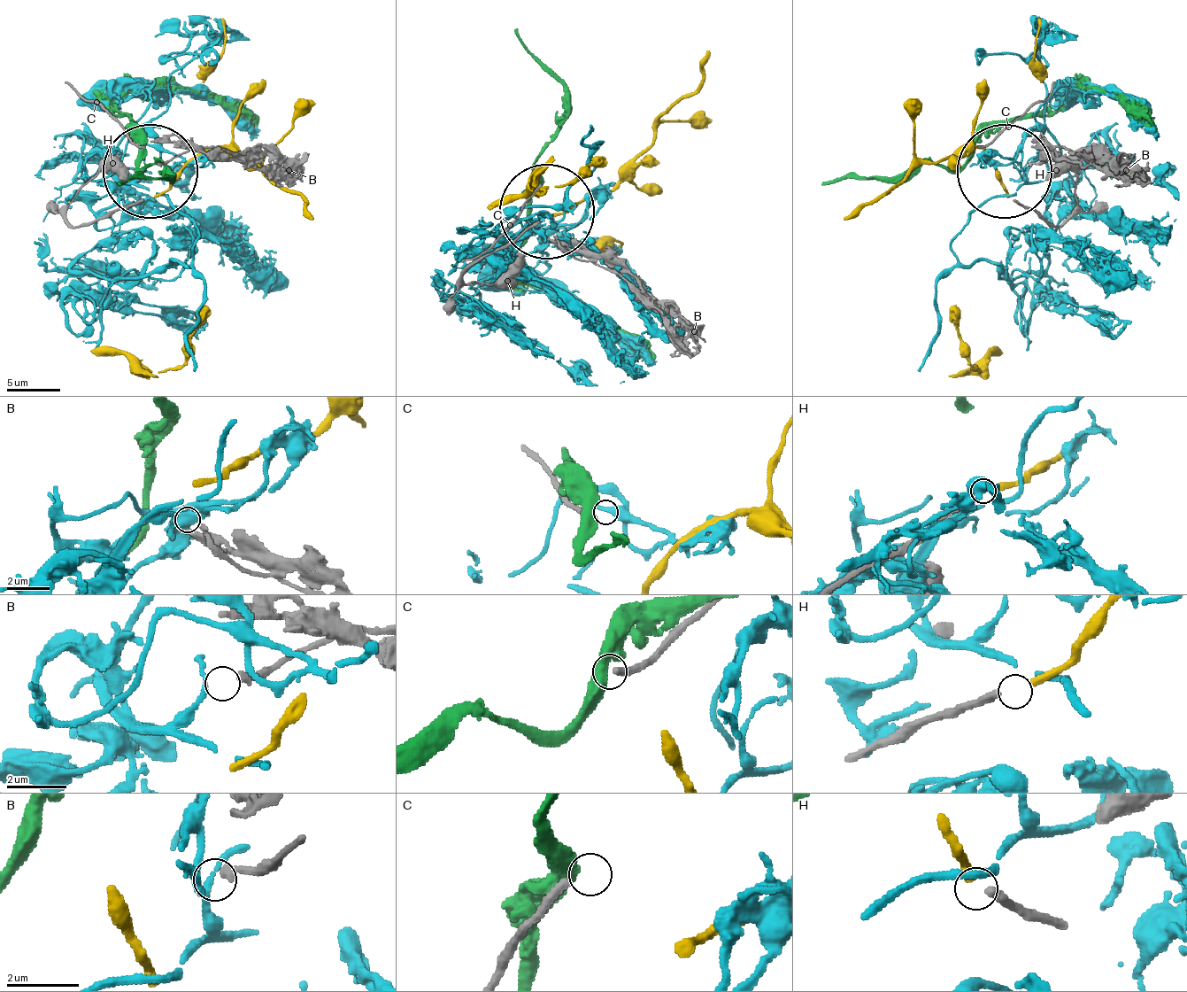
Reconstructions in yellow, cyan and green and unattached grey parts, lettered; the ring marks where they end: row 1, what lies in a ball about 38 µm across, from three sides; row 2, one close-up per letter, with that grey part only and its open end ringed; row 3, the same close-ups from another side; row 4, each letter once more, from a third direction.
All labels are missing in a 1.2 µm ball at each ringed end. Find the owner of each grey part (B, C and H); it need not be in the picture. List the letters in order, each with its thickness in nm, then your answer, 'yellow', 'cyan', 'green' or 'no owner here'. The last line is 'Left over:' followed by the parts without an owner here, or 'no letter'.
B: 220 nm | cyan
C: 240 nm | no owner here
H: 280 nm | yellow
Left over: C

